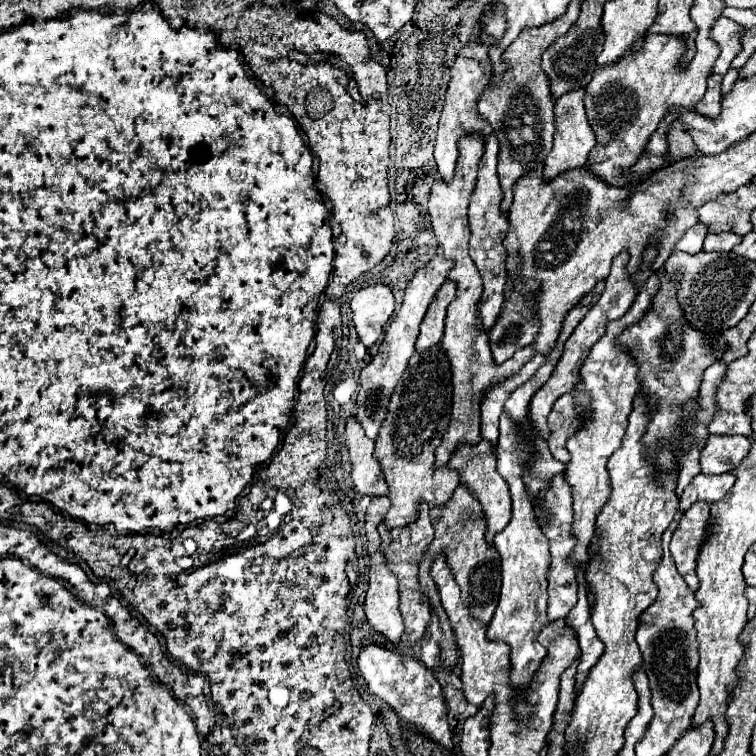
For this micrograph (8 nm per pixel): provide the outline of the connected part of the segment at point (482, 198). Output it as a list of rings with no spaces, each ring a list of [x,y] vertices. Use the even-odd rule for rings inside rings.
[[[492,132],[484,144],[484,154],[480,158],[480,166],[478,166],[478,182],[474,188],[474,194],[470,198],[470,210],[468,210],[468,218],[470,218],[470,228],[472,228],[472,238],[470,238],[470,258],[474,260],[482,282],[484,282],[484,294],[480,300],[480,318],[482,318],[482,326],[486,330],[492,328],[492,324],[496,322],[502,302],[506,298],[504,290],[506,290],[506,282],[508,282],[508,270],[506,270],[506,248],[504,248],[504,236],[508,230],[508,218],[500,212],[500,200],[502,200],[502,188],[498,182],[498,174],[496,174],[496,154],[498,154],[498,140],[496,134]]]

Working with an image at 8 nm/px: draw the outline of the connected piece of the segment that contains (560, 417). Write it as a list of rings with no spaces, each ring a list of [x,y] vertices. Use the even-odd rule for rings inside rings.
[[[574,392],[564,394],[562,398],[556,400],[550,416],[548,416],[548,424],[550,424],[550,438],[548,438],[548,448],[552,452],[552,456],[558,462],[568,464],[570,460],[570,452],[566,450],[566,440],[580,428],[582,420],[580,420],[580,412],[576,410],[576,396]]]

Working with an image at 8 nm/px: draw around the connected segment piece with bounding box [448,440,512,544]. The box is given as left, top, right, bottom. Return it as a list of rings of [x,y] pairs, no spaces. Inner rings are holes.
[[[482,440],[480,444],[464,444],[464,448],[456,450],[456,456],[452,456],[448,466],[452,470],[460,472],[460,484],[466,484],[476,494],[476,498],[480,500],[486,522],[488,522],[486,540],[488,540],[488,544],[492,544],[494,534],[502,532],[506,528],[506,524],[510,522],[510,506],[512,506],[508,484],[496,472],[496,450],[492,448],[492,444],[488,440]]]

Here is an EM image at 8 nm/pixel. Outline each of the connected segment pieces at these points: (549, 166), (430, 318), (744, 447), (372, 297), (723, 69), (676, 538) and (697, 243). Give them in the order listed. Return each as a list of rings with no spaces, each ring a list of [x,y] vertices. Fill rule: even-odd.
[[[578,88],[576,92],[568,92],[564,96],[560,96],[560,100],[556,100],[556,108],[554,108],[554,146],[550,150],[550,154],[546,156],[546,166],[544,166],[544,178],[552,180],[554,176],[558,176],[560,172],[572,170],[572,168],[582,168],[584,162],[588,160],[588,152],[596,146],[596,138],[594,132],[586,120],[586,112],[584,112],[584,88]]]
[[[446,280],[440,290],[436,292],[432,304],[428,306],[428,312],[420,324],[420,336],[416,342],[416,350],[424,352],[432,344],[438,344],[444,336],[444,320],[446,320],[446,308],[454,300],[456,284],[452,280]]]
[[[710,436],[700,452],[700,466],[704,474],[732,472],[750,452],[746,436]]]
[[[374,284],[358,290],[350,306],[354,312],[358,338],[366,348],[370,348],[382,334],[388,318],[394,314],[394,294],[388,286]]]
[[[718,18],[716,20],[716,26],[712,28],[712,40],[718,42],[718,46],[722,48],[720,52],[720,58],[716,60],[714,64],[714,72],[716,74],[726,74],[728,68],[730,68],[730,62],[736,58],[736,54],[742,50],[742,38],[744,30],[740,24],[728,20],[728,18]]]
[[[708,502],[692,504],[684,512],[684,516],[678,524],[678,530],[674,532],[672,542],[670,542],[670,552],[676,560],[676,568],[692,592],[696,592],[696,588],[698,588],[696,556],[700,554],[700,548],[702,548],[704,540],[708,538],[710,506],[712,504],[708,504]]]
[[[696,224],[696,226],[692,226],[692,228],[688,228],[684,232],[682,240],[674,246],[674,250],[682,250],[682,252],[688,252],[688,254],[700,252],[704,236],[706,236],[706,226],[704,224]]]

